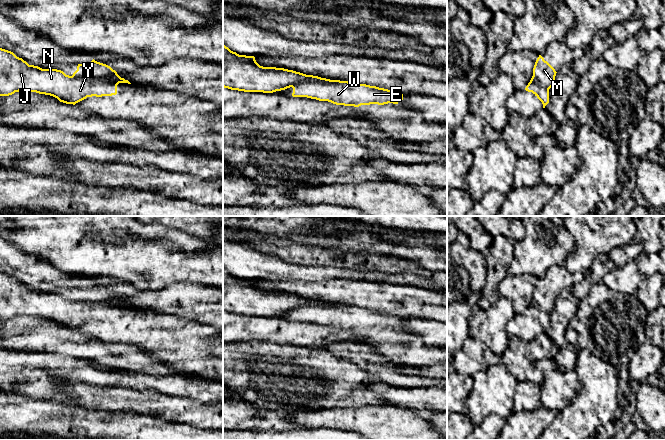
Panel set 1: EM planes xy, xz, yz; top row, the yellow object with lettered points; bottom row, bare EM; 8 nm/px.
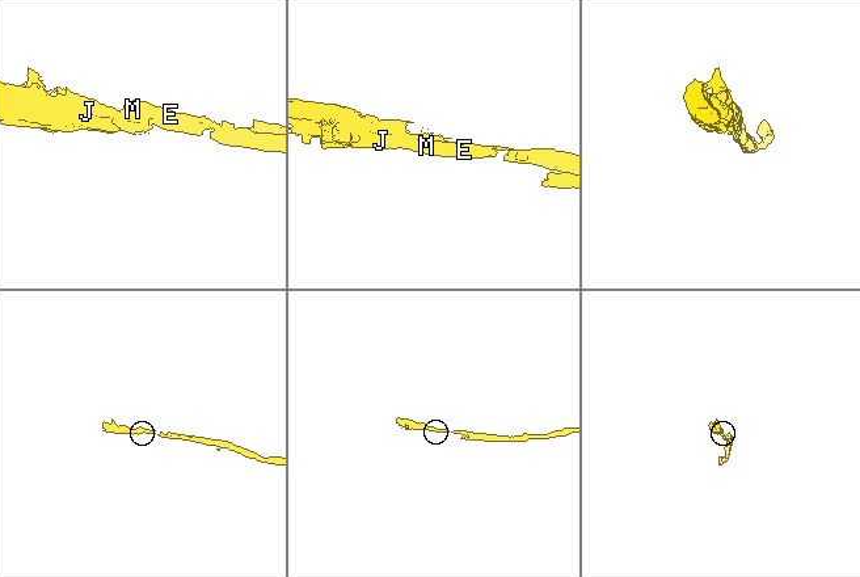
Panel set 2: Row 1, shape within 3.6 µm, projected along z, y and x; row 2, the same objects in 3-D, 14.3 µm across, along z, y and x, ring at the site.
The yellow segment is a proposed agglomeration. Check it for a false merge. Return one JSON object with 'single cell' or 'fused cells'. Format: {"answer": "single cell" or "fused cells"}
{"answer": "fused cells"}

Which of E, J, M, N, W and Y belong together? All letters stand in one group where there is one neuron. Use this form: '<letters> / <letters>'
E M W / J N Y

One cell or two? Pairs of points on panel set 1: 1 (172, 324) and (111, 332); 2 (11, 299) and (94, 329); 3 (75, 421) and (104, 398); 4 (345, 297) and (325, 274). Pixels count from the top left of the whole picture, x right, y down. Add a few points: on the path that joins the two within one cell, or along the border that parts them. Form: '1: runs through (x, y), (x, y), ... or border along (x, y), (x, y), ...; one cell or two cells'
1: runs through (157, 326), (126, 328); one cell
2: runs through (32, 302), (54, 306), (69, 314), (73, 314); one cell
3: border along (69, 402), (88, 408), (114, 411); two cells
4: border along (351, 279), (305, 281); two cells

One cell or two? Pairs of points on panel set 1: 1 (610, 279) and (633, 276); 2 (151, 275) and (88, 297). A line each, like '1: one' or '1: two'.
1: one
2: two

